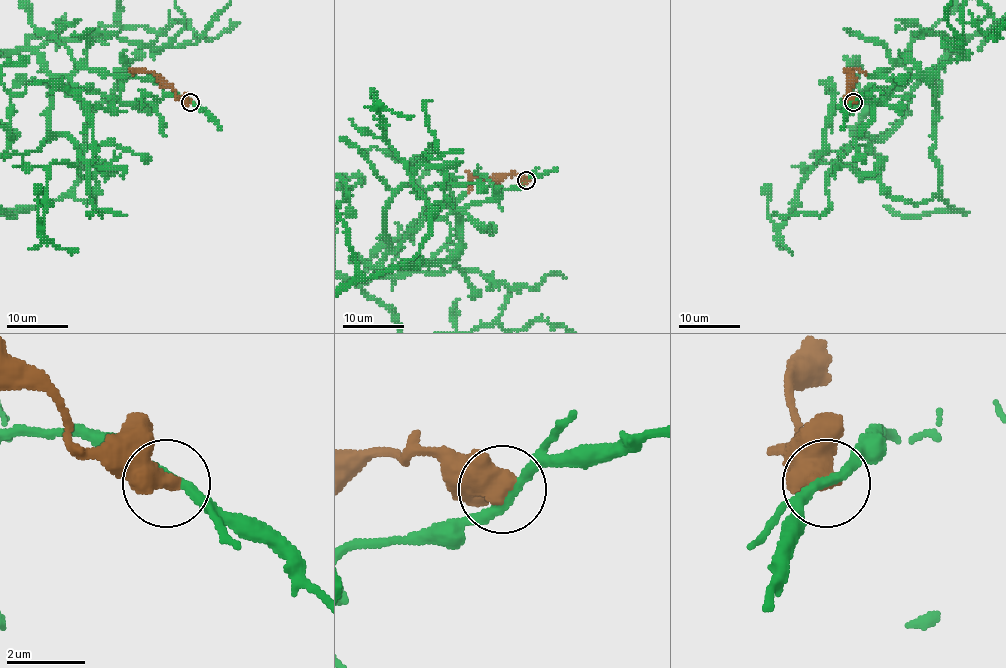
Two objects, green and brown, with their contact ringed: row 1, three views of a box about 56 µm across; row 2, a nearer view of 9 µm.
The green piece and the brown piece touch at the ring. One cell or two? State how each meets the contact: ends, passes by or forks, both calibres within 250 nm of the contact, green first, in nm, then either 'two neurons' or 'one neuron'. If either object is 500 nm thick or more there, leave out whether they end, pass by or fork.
240/600 nm | one neuron

